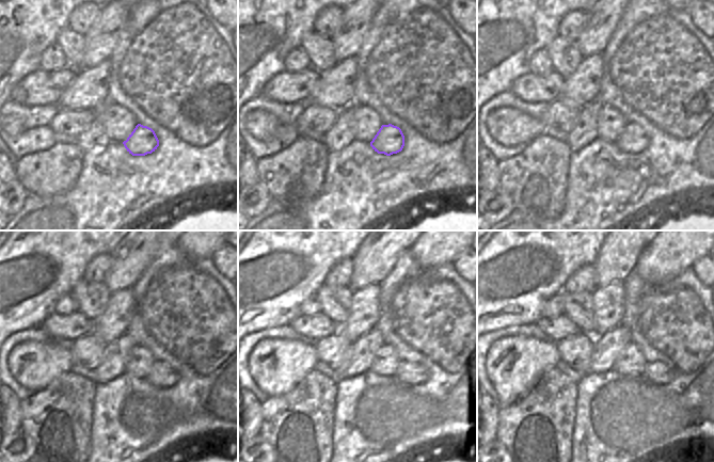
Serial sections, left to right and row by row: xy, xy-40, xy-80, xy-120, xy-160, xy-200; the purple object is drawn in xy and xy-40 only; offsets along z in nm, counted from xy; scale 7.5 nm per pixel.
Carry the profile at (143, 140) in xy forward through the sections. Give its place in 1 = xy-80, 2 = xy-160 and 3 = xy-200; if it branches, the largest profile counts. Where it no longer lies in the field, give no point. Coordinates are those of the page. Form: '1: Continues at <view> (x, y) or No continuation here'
1: Continues at xy-80 (633, 140)
2: Continues at xy-160 (408, 372)
3: Continues at xy-200 (657, 372)

